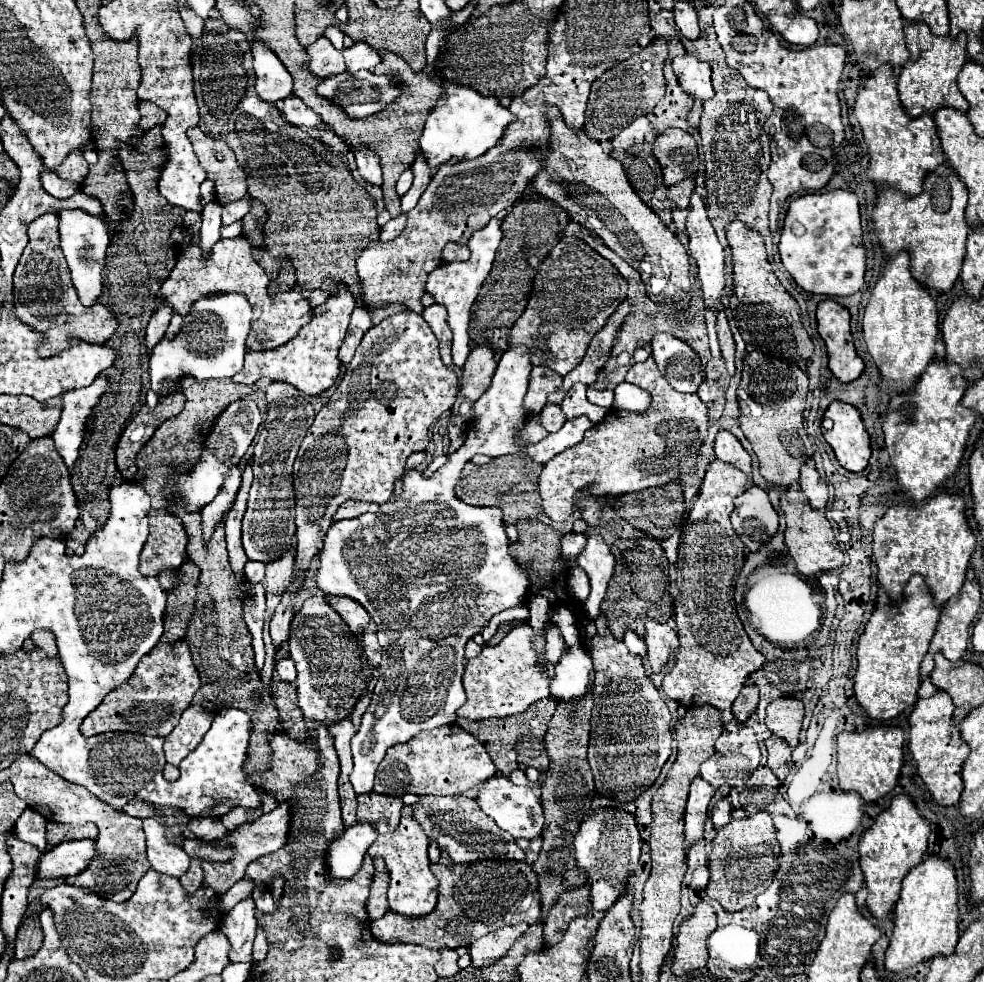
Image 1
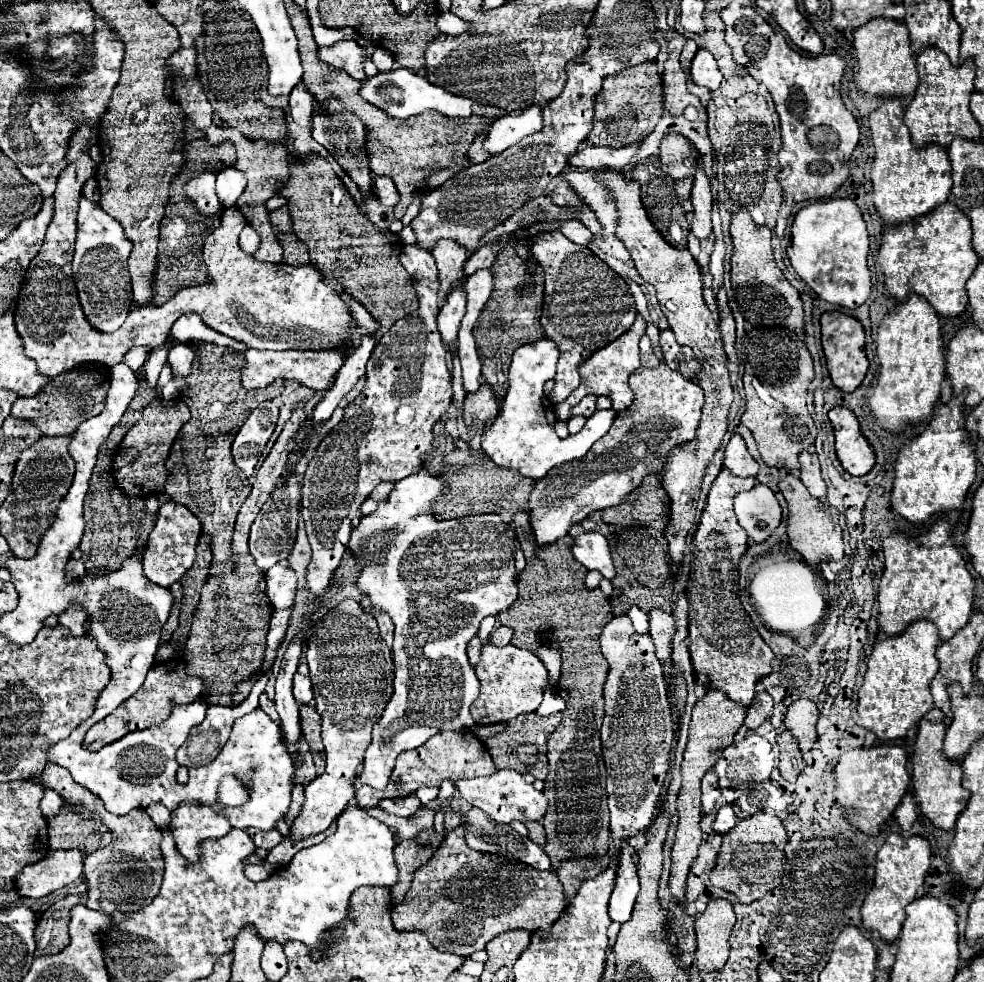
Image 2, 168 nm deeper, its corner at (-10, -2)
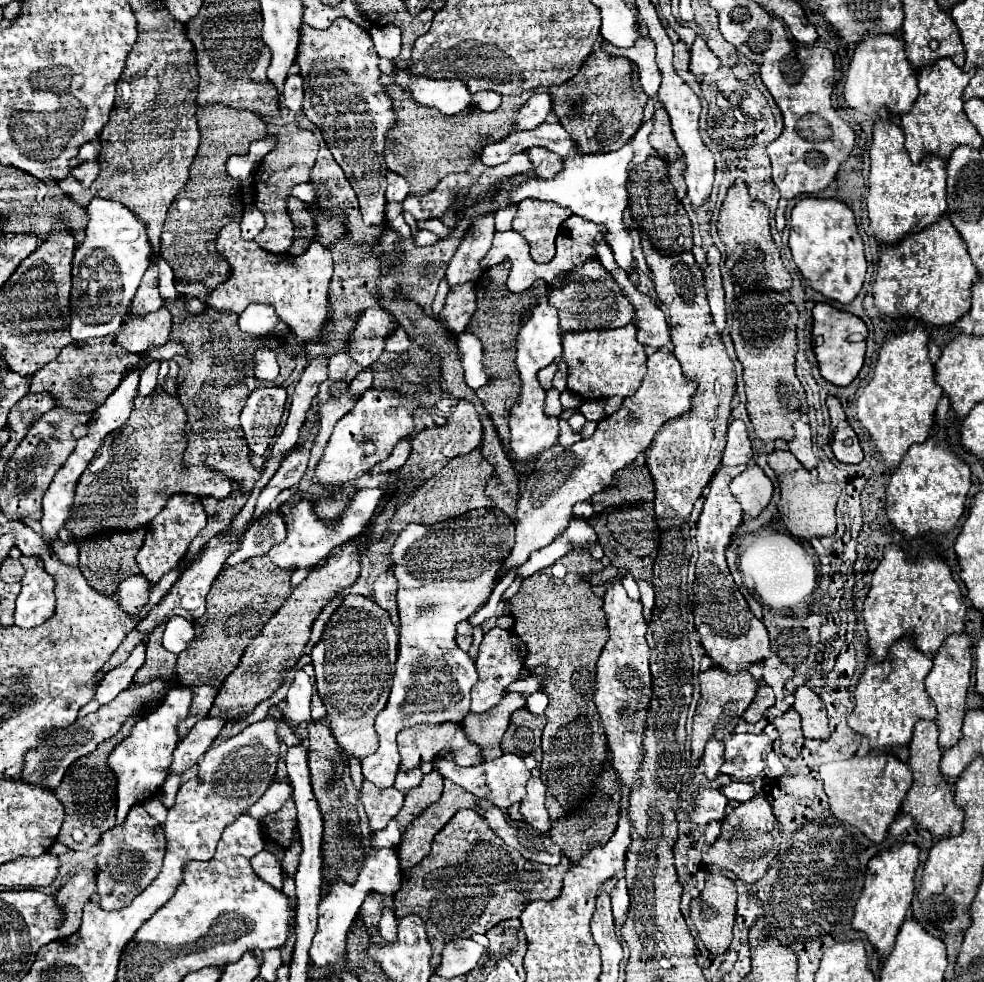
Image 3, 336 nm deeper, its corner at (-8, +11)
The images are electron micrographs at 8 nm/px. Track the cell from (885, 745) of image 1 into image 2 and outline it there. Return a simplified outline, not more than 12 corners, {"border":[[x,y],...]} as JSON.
{"border":[[896,745],[846,751],[834,769],[844,819],[878,835],[910,789]]}

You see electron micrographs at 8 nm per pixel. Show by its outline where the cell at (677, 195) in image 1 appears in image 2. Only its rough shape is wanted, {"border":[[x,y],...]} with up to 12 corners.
{"border":[[692,177],[676,181],[676,197],[686,213],[692,213]]}

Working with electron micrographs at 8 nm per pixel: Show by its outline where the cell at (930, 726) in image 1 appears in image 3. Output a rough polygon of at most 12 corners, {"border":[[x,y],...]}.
{"border":[[918,720],[914,782],[902,802],[932,836],[962,830],[964,810],[940,772],[938,724]]}

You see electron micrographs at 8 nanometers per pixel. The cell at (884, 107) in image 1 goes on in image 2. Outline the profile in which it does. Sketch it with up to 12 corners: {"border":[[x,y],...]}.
{"border":[[902,99],[868,117],[872,201],[884,225],[946,203],[950,159],[916,149]]}

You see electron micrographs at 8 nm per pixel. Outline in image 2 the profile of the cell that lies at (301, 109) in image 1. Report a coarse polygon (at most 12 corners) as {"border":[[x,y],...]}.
{"border":[[306,89],[290,93],[290,115],[296,125],[310,127],[314,97]]}

